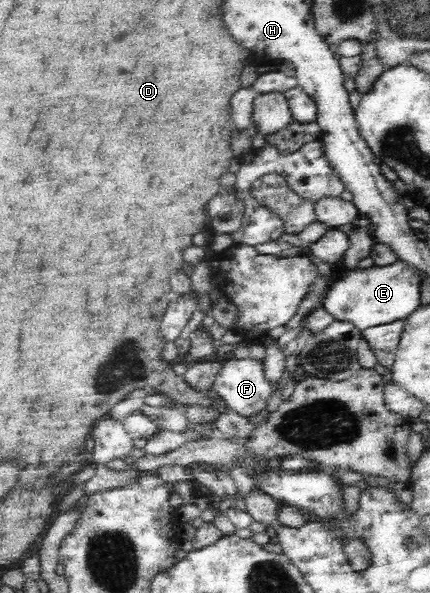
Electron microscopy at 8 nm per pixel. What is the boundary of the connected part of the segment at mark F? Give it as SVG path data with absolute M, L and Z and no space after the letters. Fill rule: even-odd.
M234 358L229 361L225 360L224 363L222 363L212 386L205 392L212 398L214 398L214 395L217 393L230 409L247 417L266 408L266 401L270 399L272 391L276 389L274 384L269 383L265 376L263 360L256 361L251 358Z

